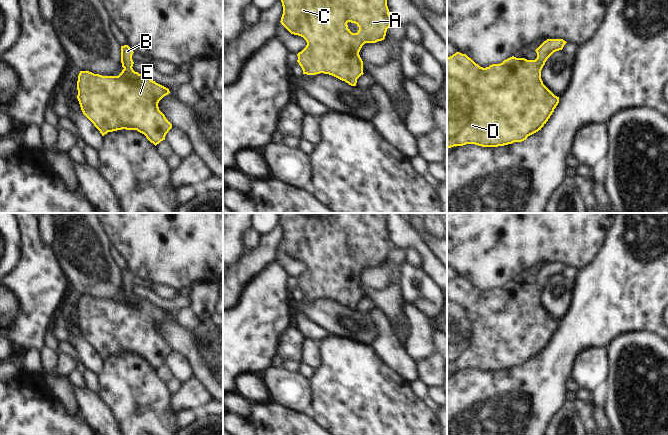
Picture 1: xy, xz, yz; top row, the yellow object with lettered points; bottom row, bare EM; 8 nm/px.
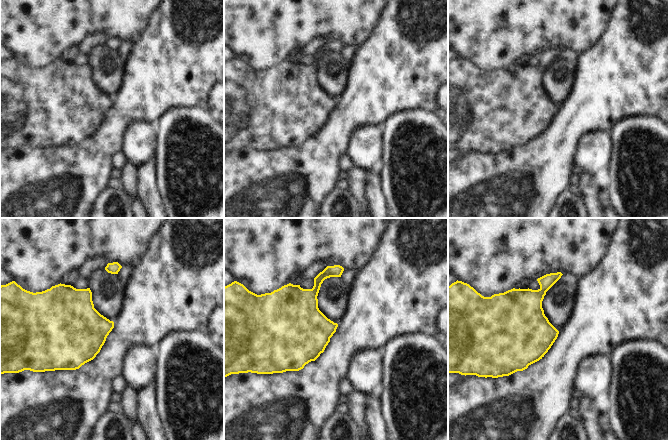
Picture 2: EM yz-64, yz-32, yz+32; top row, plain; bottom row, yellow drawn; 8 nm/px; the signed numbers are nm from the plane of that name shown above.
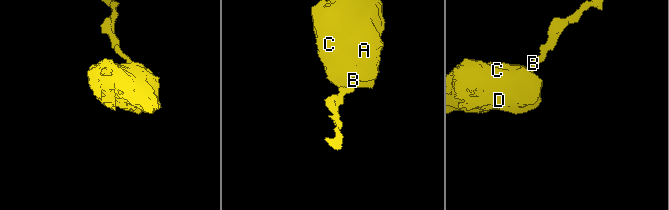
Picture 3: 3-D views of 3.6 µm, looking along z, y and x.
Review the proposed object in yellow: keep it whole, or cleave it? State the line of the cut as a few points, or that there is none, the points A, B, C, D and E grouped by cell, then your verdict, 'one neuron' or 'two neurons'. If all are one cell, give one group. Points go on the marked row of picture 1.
cut none; groups A B C D E; one neuron

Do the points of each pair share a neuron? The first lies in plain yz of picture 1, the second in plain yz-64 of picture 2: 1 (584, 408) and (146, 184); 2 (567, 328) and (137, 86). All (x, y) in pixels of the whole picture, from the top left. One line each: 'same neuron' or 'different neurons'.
1: different neurons
2: same neuron

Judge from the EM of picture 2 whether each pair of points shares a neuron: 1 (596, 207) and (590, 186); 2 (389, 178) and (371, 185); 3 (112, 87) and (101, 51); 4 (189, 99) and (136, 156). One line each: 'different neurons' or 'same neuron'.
1: same neuron
2: different neurons
3: same neuron
4: different neurons

